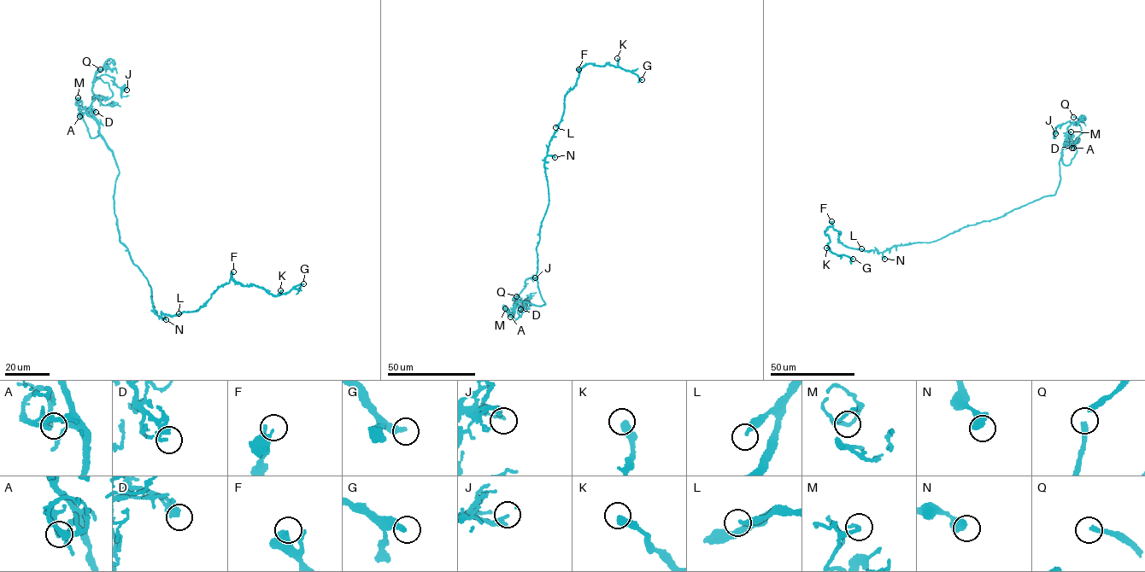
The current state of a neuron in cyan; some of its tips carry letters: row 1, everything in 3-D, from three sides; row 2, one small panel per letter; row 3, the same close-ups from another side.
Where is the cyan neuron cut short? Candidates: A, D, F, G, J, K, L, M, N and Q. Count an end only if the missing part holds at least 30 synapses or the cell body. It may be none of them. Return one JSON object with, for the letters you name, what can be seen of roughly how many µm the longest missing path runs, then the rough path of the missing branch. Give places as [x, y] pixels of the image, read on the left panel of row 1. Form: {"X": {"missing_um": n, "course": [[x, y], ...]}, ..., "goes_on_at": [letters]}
{"G": {"missing_um": 70}, "Q": {"missing_um": 50, "course": [[100, 69], [91, 70], [56, 55], [43, 54], [30, 43]]}, "goes_on_at": ["G", "Q"]}

